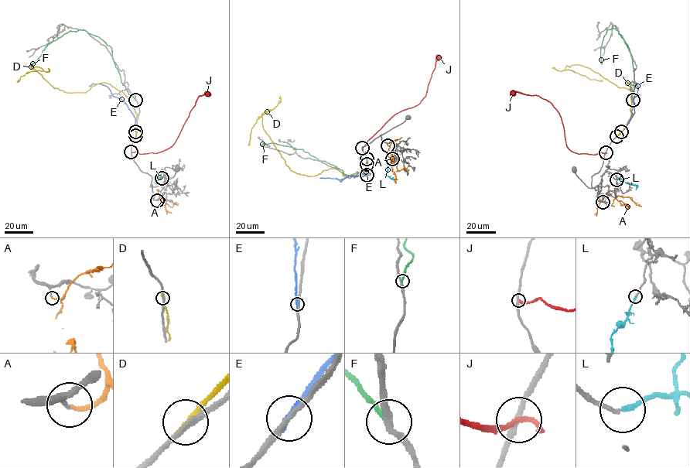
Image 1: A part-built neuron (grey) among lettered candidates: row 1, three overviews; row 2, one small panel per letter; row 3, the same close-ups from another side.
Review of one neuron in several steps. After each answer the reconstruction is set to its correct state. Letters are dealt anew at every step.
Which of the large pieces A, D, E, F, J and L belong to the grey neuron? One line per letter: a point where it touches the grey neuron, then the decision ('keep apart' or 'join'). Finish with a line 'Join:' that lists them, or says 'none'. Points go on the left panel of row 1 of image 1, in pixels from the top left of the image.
A: (157, 200) | join
D: (135, 135) | keep apart
E: (135, 131) | keep apart
F: (135, 100) | keep apart
J: (131, 152) | keep apart
L: (162, 178) | join
Join: A, L

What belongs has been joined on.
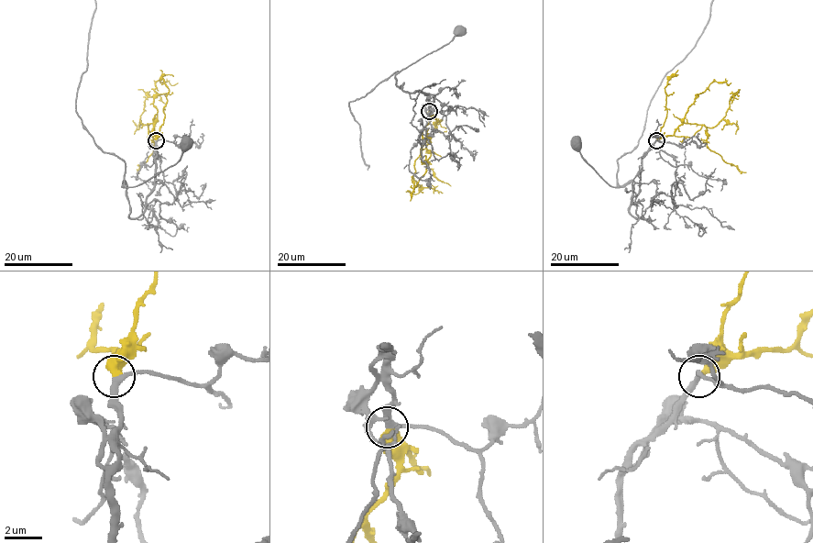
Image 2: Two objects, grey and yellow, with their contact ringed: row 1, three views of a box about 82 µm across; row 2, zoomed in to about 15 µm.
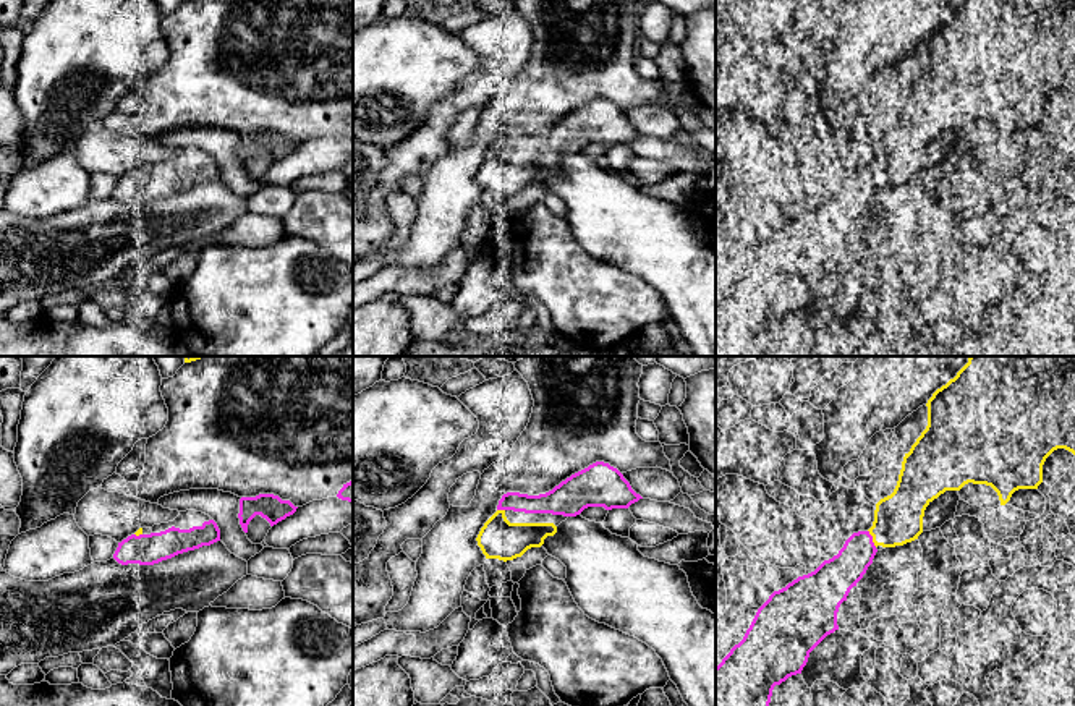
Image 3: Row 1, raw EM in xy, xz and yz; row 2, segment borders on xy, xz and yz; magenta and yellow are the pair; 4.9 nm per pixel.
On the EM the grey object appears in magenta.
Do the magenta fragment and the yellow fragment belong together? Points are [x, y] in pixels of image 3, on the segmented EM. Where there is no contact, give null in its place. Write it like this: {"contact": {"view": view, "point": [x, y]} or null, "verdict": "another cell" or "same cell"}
{"contact": {"view": "yz", "point": [871, 538]}, "verdict": "same cell"}

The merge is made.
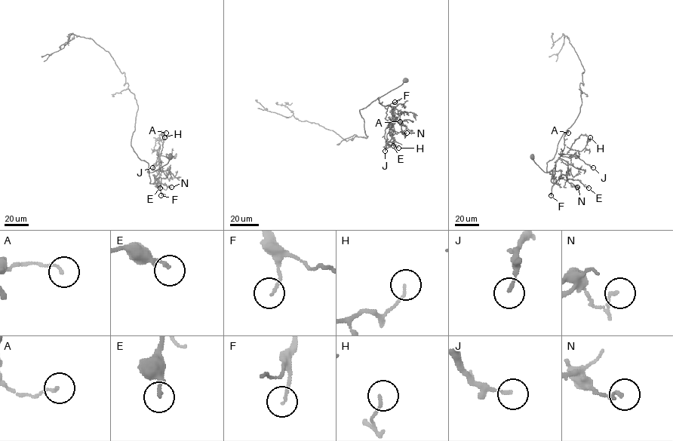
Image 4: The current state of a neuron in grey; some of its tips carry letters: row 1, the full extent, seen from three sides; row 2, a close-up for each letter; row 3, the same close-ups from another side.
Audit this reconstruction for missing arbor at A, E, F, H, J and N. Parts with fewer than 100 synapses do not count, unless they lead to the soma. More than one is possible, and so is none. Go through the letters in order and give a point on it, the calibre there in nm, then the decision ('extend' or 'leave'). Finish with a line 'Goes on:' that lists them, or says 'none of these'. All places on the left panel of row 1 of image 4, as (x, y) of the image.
A: place (166, 133); calibre 110 nm; leave
E: place (160, 188); calibre 170 nm; leave
F: place (161, 195); calibre 100 nm; leave
H: place (164, 137); calibre 120 nm; leave
J: place (152, 167); calibre 130 nm; leave
N: place (171, 187); calibre 140 nm; leave
Goes on: none of these

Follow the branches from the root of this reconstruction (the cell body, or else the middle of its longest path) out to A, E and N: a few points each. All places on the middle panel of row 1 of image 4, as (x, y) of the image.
A: (406, 80), (379, 99), (379, 103), (392, 107), (393, 114), (395, 117), (397, 117), (395, 120), (400, 121)
E: (406, 80), (379, 99), (379, 102), (382, 102), (387, 108), (385, 119), (388, 122), (393, 145)
N: (406, 80), (379, 100), (387, 108), (385, 119), (391, 121), (394, 132), (396, 133), (401, 131), (407, 133)

